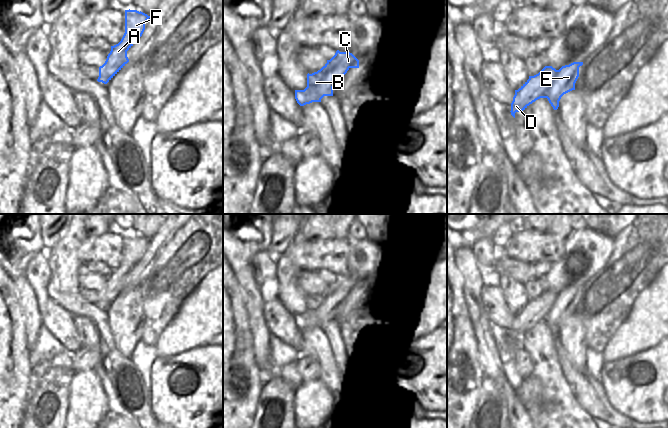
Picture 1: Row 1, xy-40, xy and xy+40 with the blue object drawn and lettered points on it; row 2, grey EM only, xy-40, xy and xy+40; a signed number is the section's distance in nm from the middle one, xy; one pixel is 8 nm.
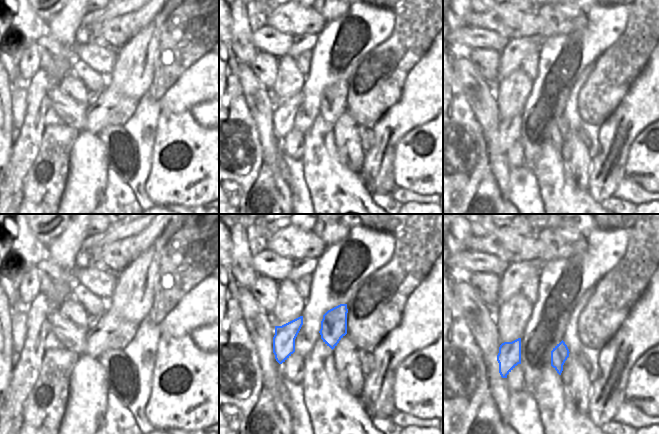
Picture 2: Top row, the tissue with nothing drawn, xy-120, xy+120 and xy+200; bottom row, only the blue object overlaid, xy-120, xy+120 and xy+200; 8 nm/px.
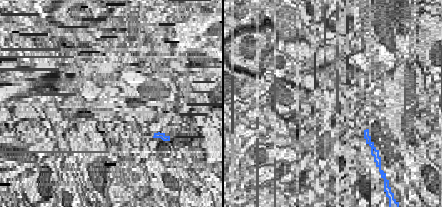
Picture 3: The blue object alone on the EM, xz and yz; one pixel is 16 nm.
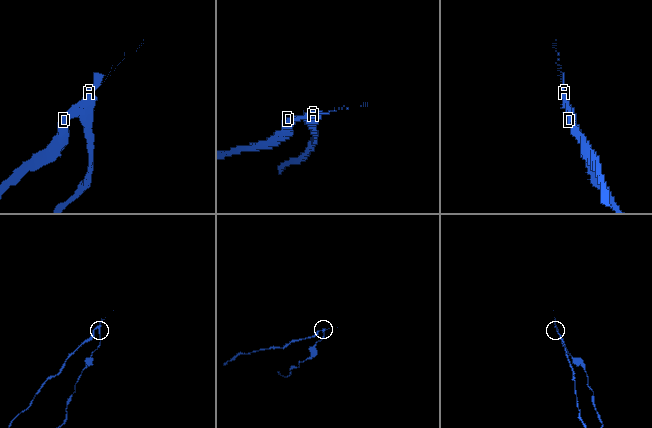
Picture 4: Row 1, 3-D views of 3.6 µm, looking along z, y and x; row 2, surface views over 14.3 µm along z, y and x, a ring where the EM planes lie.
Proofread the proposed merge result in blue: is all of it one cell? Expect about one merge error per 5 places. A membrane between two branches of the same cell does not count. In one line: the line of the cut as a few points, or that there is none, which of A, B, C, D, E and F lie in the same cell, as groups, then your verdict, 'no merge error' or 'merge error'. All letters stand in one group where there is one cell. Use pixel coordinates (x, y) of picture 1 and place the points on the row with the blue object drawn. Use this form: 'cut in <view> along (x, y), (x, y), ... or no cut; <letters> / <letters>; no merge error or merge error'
cut in xy+40 along (559, 70), (546, 97); A B C D F / E; merge error

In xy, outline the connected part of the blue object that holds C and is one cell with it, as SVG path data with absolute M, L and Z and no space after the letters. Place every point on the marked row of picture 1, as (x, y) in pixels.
M336 51L335 55L317 72L307 74L307 87L295 90L300 106L321 102L324 96L333 96L333 87L350 68L359 68L359 60L350 52Z

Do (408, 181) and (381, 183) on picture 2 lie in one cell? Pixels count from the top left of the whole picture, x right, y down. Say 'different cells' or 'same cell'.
different cells

